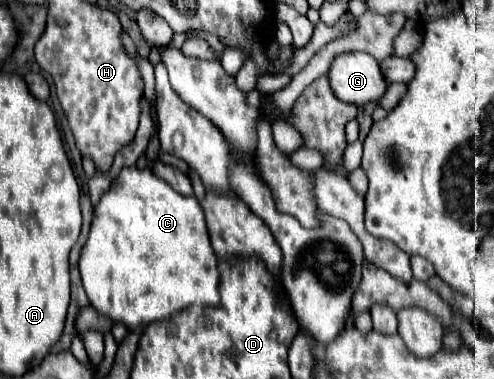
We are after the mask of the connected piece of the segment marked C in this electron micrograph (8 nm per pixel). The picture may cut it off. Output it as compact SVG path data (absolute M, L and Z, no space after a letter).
M123 168L117 182L119 186L113 186L101 196L91 222L89 240L79 258L83 288L93 308L135 332L137 328L147 328L151 322L181 312L181 308L189 308L201 298L219 298L219 260L213 252L199 200L195 196L181 196L161 178L153 176L149 168Z

